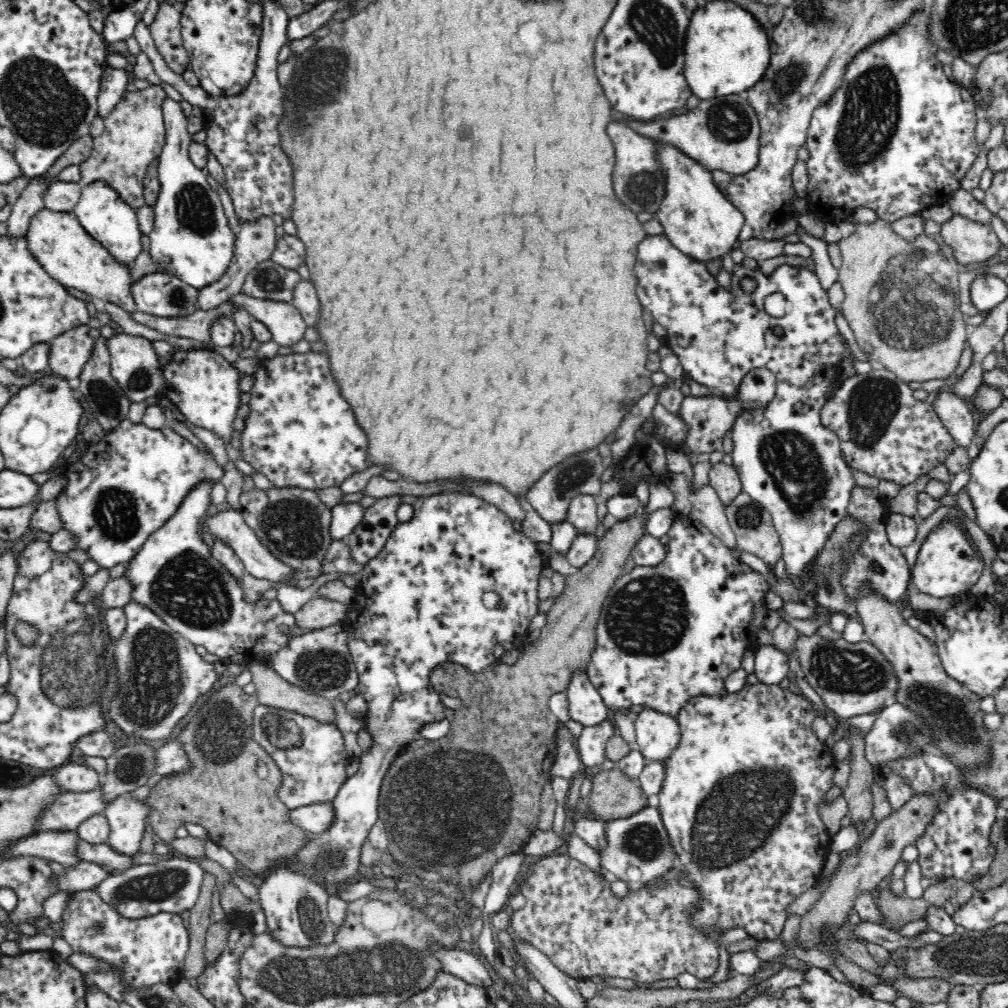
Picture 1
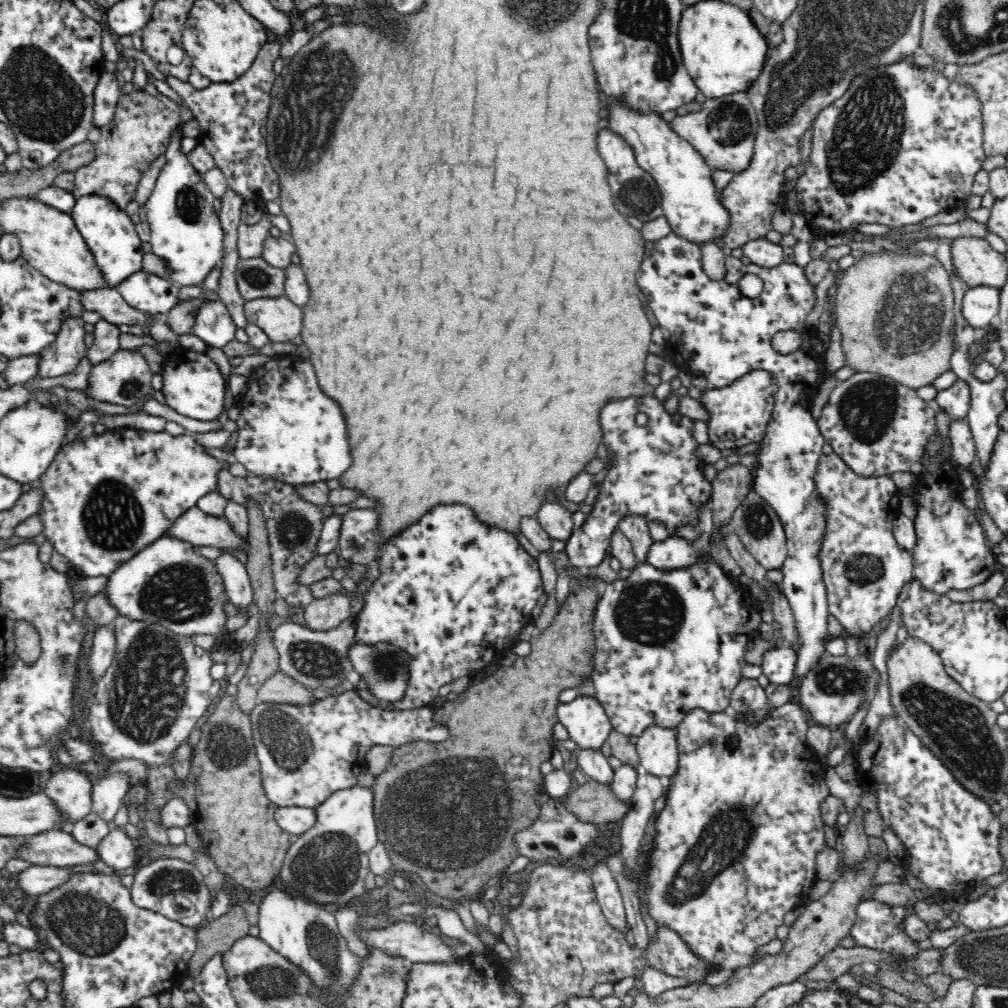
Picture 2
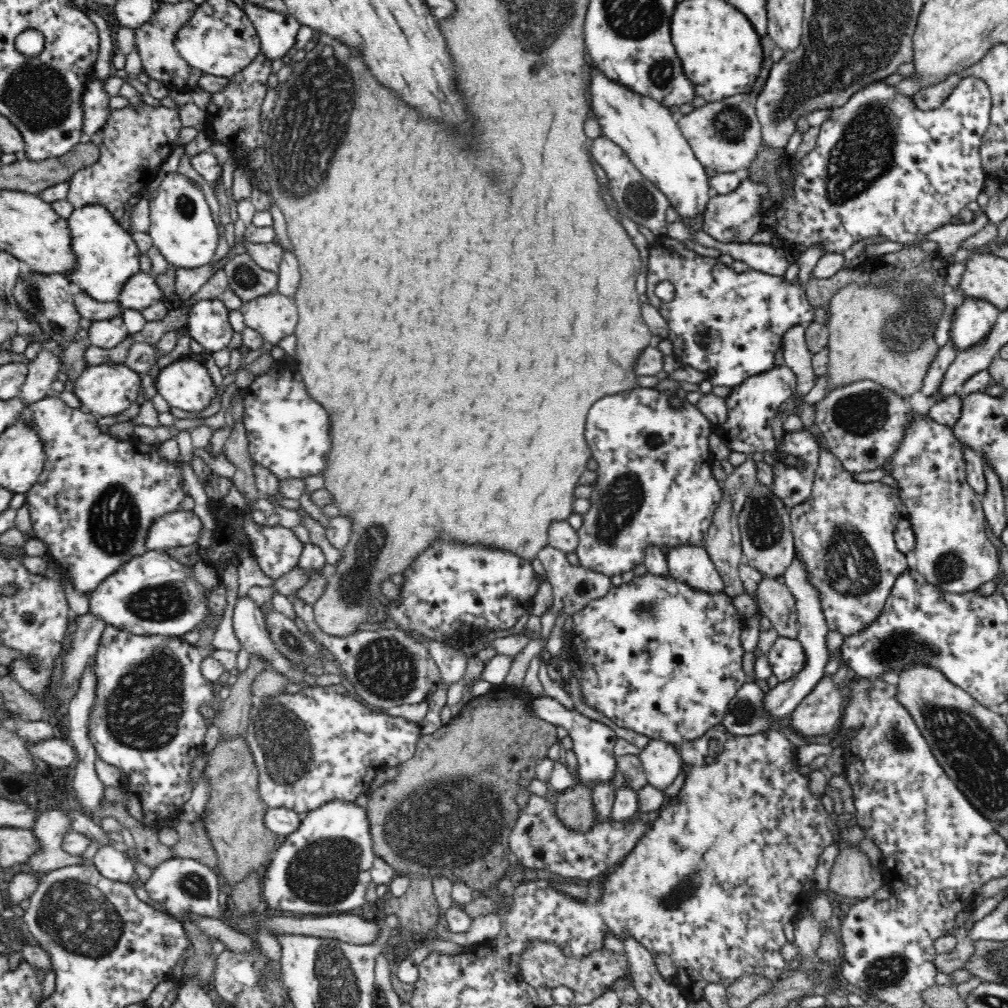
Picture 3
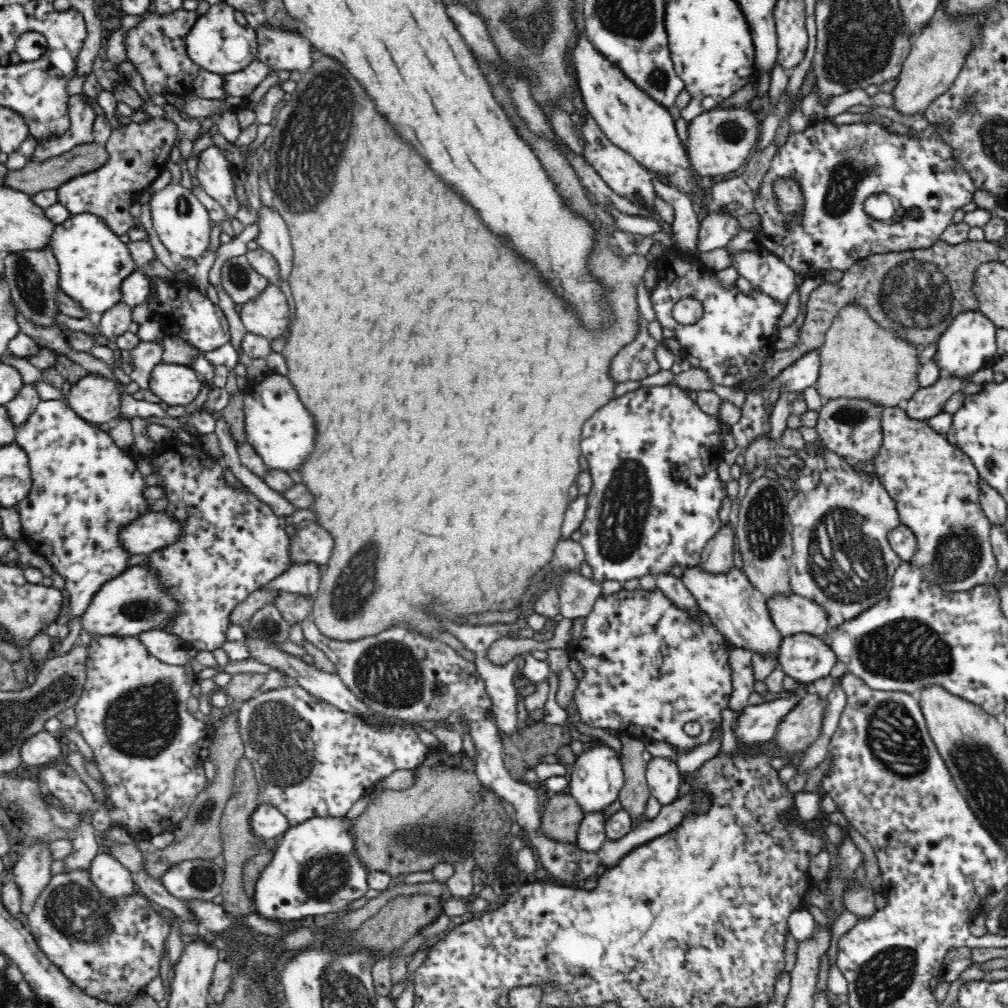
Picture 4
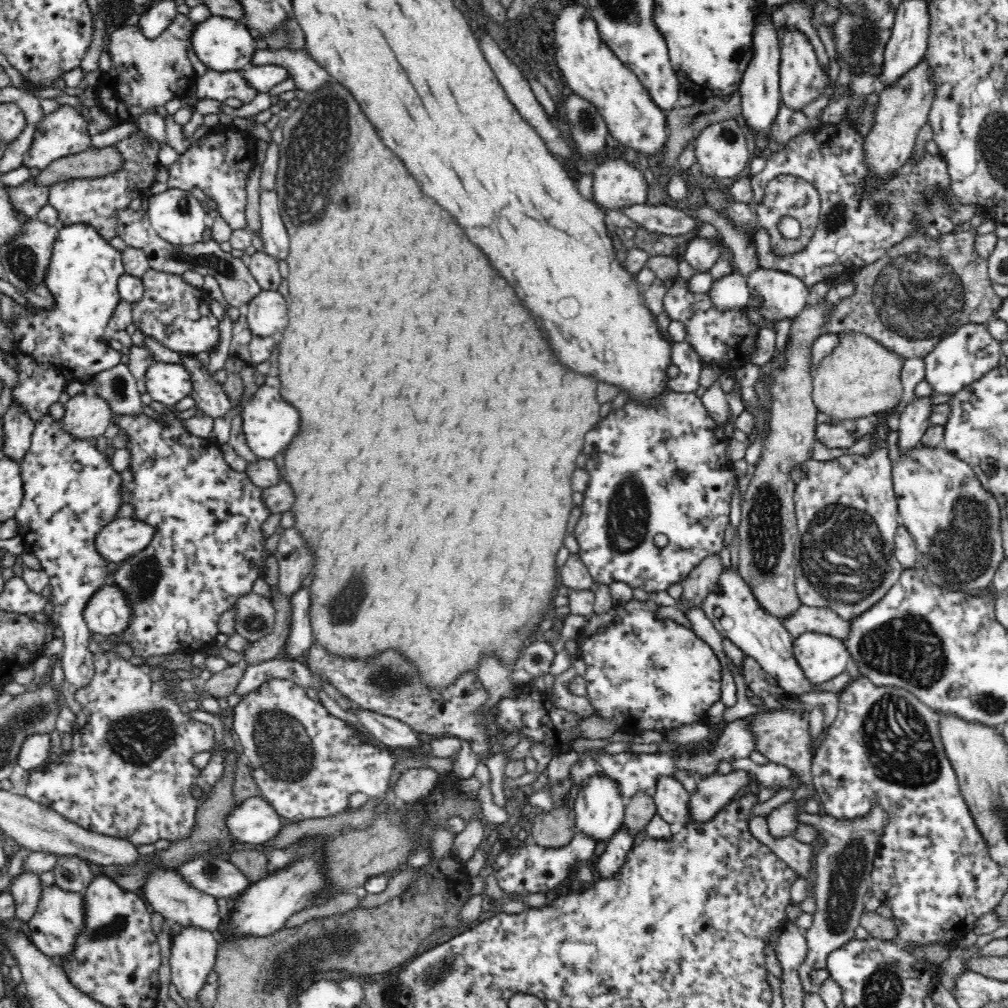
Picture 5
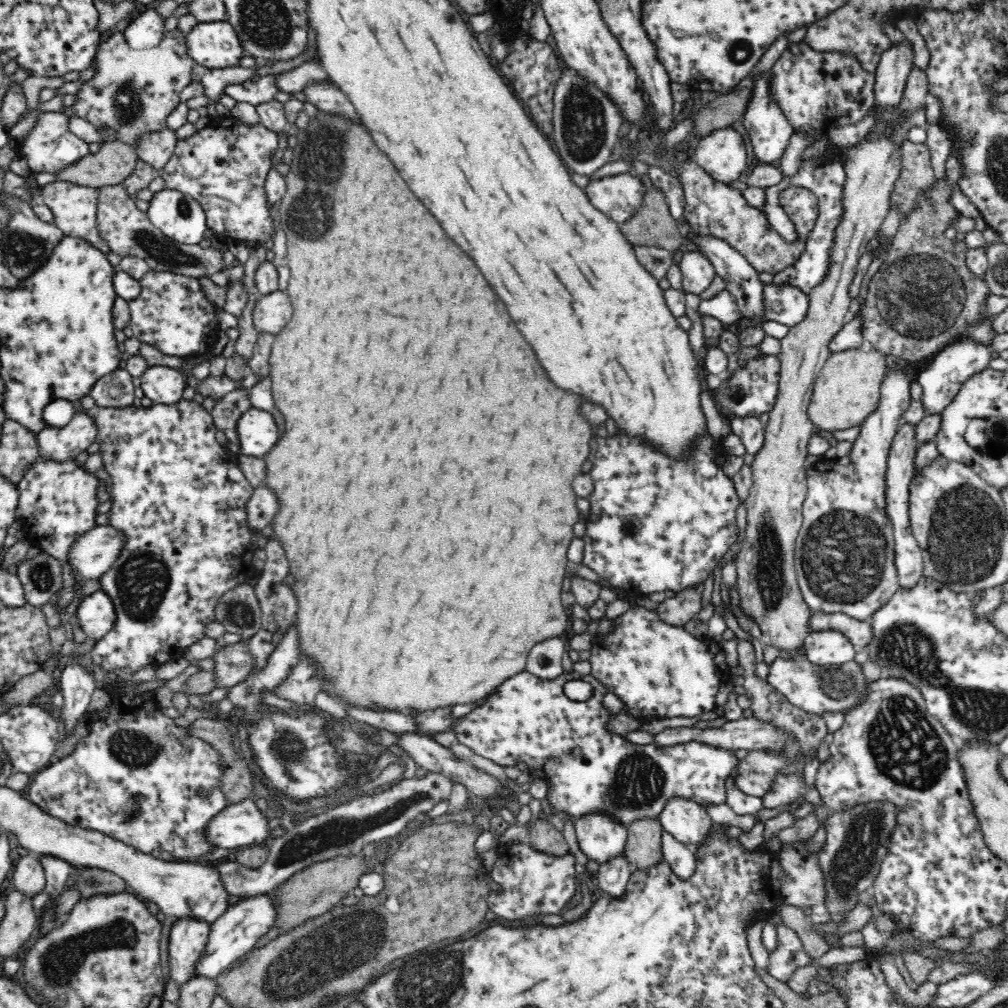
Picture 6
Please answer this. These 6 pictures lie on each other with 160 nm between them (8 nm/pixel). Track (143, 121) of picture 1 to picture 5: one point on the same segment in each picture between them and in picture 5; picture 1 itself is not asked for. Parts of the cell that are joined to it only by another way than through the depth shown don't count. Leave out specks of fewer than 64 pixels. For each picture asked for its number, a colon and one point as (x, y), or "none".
2: (140, 131)
3: (136, 143)
4: (138, 153)
5: (94, 202)

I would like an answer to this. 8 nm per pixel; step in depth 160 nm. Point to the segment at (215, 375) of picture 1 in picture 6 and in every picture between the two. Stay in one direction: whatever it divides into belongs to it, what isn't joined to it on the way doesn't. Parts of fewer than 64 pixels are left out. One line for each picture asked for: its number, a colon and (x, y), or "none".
2: (192, 386)
3: (186, 385)
4: (177, 385)
5: (168, 383)
6: (163, 385)

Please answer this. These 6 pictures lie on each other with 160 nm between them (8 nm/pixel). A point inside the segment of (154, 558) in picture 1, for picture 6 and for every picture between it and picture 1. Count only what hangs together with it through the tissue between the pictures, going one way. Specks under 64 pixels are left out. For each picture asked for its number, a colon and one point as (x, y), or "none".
2: (167, 583)
3: (153, 594)
4: (132, 602)
5: (107, 612)
6: (96, 616)

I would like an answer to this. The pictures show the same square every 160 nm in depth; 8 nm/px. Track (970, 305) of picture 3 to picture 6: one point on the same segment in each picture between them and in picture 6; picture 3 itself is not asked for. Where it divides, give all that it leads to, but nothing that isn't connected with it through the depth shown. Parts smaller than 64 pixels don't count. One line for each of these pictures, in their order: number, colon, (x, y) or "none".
4: (969, 345)
5: (968, 353)
6: (949, 368)

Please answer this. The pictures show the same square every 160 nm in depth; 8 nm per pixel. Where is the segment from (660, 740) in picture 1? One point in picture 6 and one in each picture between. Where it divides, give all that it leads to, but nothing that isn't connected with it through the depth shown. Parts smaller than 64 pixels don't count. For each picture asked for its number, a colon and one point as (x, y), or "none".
2: (657, 747)
3: (661, 763)
4: (664, 779)
5: (672, 801)
6: (684, 819)

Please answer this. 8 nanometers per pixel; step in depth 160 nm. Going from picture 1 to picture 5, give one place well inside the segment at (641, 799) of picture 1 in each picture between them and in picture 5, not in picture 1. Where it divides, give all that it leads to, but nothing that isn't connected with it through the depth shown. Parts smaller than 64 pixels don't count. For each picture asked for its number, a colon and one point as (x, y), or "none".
2: (592, 802)
3: (573, 807)
4: (559, 821)
5: (555, 829)

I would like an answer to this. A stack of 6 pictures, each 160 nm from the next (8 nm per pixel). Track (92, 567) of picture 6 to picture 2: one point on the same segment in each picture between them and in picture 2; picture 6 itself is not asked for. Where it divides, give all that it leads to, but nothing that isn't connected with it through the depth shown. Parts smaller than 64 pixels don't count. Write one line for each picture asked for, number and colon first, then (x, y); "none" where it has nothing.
2: (194, 526)
3: (181, 528)
4: (154, 530)
5: (123, 537)

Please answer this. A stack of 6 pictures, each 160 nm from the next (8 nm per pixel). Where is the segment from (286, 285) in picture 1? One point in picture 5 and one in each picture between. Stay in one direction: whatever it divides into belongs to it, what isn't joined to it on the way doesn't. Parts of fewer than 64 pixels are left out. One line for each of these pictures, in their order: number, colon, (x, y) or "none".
2: (255, 278)
3: (245, 278)
4: (239, 280)
5: (238, 286)

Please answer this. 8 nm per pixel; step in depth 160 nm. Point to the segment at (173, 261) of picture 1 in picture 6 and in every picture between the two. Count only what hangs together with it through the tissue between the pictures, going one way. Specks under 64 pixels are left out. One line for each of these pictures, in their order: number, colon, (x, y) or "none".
2: (186, 234)
3: (182, 227)
4: (182, 223)
5: (177, 216)
6: (180, 217)

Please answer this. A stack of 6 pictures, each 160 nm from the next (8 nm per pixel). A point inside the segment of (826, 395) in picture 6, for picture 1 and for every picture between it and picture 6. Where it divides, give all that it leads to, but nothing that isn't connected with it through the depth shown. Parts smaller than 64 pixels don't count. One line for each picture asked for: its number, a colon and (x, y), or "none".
1: (901, 302)
2: (894, 312)
3: (873, 335)
4: (859, 359)
5: (859, 378)

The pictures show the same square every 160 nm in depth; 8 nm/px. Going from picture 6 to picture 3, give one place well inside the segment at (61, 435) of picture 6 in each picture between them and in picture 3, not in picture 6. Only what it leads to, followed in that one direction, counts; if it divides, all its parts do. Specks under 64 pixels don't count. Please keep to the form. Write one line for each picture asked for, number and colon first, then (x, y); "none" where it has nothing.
3: (103, 390)
4: (96, 399)
5: (88, 416)

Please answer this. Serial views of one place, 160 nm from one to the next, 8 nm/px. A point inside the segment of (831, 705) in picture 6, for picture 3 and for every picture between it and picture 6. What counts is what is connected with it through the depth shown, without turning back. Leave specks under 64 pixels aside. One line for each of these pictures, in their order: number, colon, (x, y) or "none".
3: (692, 566)
4: (731, 602)
5: (732, 608)

